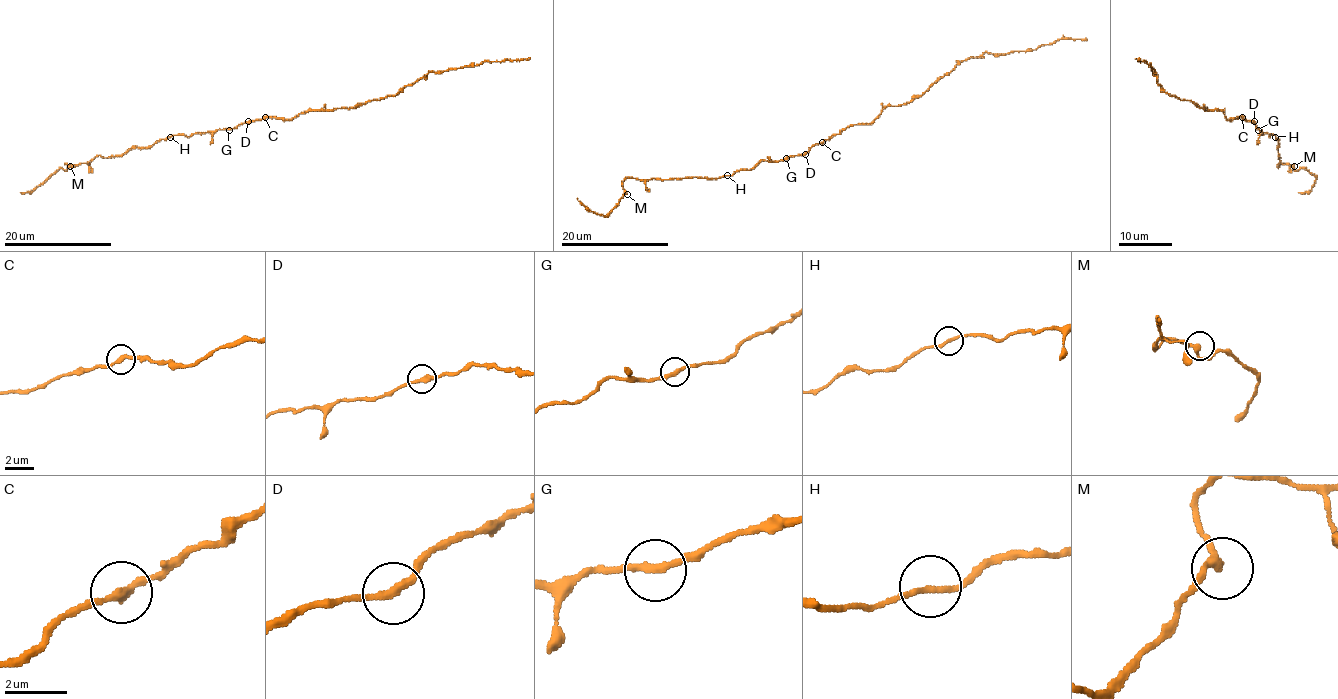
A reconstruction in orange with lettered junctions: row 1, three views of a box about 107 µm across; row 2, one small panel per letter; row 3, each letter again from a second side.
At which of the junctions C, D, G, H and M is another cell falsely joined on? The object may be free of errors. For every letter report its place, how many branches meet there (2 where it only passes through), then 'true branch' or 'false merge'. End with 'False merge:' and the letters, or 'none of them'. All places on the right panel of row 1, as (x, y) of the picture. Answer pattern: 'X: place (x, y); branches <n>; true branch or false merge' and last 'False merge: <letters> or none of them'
C: place (1242, 117); branches 2; true branch
D: place (1254, 121); branches 2; true branch
G: place (1258, 130); branches 2; true branch
H: place (1275, 137); branches 2; true branch
M: place (1294, 166); branches 2; true branch
False merge: none of them

